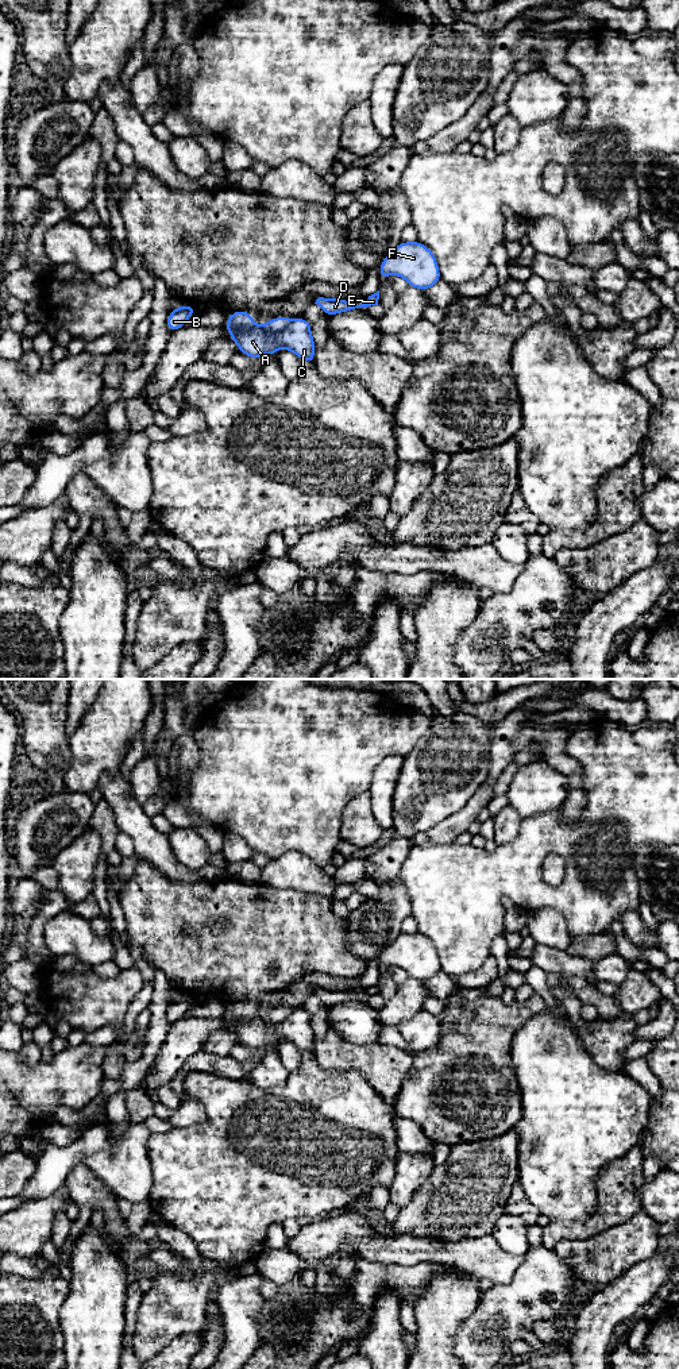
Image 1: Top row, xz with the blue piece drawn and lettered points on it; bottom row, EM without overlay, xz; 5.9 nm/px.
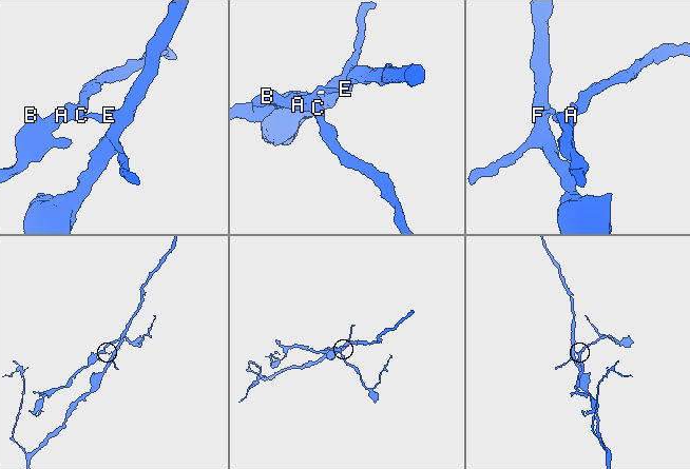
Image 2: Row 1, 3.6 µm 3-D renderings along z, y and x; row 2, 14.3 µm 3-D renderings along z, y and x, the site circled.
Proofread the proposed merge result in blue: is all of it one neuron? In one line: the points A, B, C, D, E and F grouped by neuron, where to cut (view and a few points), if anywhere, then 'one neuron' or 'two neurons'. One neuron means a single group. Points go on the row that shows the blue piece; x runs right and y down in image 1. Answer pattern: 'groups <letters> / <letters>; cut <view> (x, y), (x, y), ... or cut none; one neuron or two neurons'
groups A B C / D E F; cut xz (293, 320), (277, 332), (266, 332), (258, 326); two neurons

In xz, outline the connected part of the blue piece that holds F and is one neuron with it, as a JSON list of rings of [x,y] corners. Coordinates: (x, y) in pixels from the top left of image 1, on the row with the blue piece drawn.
[[[418,240],[401,242],[379,263],[379,279],[393,274],[402,277],[409,286],[423,292],[441,279],[435,254]]]

